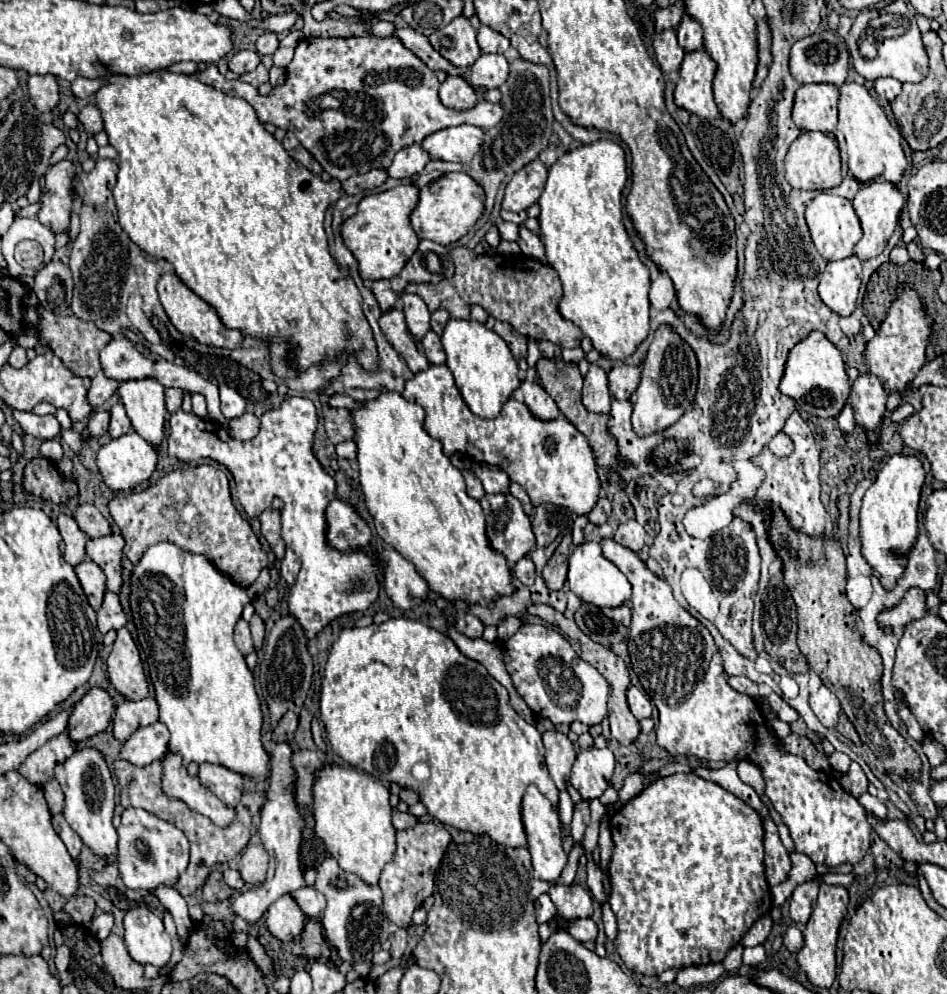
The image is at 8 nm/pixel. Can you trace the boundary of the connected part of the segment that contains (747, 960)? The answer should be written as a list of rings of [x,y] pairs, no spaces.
[[[754,946],[754,948],[744,948],[744,964],[746,966],[758,966],[766,958],[764,946]]]

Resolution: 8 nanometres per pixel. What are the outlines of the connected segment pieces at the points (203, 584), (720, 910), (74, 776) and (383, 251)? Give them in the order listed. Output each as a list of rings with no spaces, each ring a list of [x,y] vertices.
[[[156,542],[152,544],[144,556],[134,564],[132,568],[132,574],[130,574],[130,596],[128,596],[128,602],[130,602],[130,610],[132,610],[132,618],[134,618],[134,626],[138,630],[138,642],[146,654],[146,662],[148,662],[148,668],[150,668],[150,678],[152,678],[152,684],[154,684],[154,692],[156,692],[156,702],[158,702],[158,708],[160,708],[160,722],[166,724],[166,728],[170,730],[170,744],[168,748],[170,750],[176,750],[182,754],[184,758],[184,764],[188,766],[190,762],[210,762],[210,764],[220,764],[220,766],[226,766],[234,772],[240,772],[244,776],[254,776],[256,780],[264,780],[266,778],[266,772],[268,772],[268,764],[270,764],[270,756],[268,752],[264,750],[262,742],[260,742],[260,732],[262,732],[262,710],[260,710],[260,700],[256,696],[256,690],[254,690],[254,678],[252,678],[252,672],[250,668],[246,666],[244,662],[244,656],[242,652],[236,648],[234,644],[234,638],[232,638],[232,632],[234,632],[234,626],[242,614],[242,608],[250,602],[248,594],[244,588],[236,586],[232,580],[228,580],[228,576],[224,576],[220,570],[216,570],[210,560],[202,554],[192,554],[188,550],[182,550],[180,546],[176,546],[174,542]]]
[[[672,774],[660,780],[654,780],[648,788],[644,788],[634,800],[624,804],[614,816],[610,816],[610,830],[612,830],[612,840],[614,840],[614,854],[612,862],[608,868],[610,884],[612,884],[612,894],[610,894],[610,906],[616,914],[618,920],[618,936],[614,940],[614,946],[626,964],[628,970],[646,974],[646,976],[660,976],[668,968],[680,968],[680,966],[700,966],[708,962],[722,962],[726,952],[736,946],[742,936],[748,932],[748,928],[764,914],[772,910],[772,896],[770,896],[770,886],[764,876],[764,848],[762,848],[762,838],[764,838],[764,828],[762,828],[762,818],[760,814],[750,808],[744,800],[736,798],[722,786],[702,780],[696,774]]]
[[[84,748],[80,752],[74,752],[64,764],[58,764],[54,768],[56,780],[60,782],[64,794],[66,794],[66,806],[64,806],[64,818],[70,824],[70,828],[82,838],[84,846],[90,848],[92,854],[104,858],[106,864],[118,862],[118,834],[112,826],[114,818],[114,784],[112,776],[108,772],[108,766],[104,762],[104,756],[94,748]]]
[[[402,184],[392,190],[362,198],[356,216],[344,220],[342,238],[346,248],[358,260],[358,272],[362,278],[382,280],[402,272],[420,244],[416,232],[410,226],[410,214],[418,206],[418,200],[418,188],[414,184]]]

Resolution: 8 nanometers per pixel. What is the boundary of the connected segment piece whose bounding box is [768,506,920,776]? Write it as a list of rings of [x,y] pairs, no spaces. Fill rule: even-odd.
[[[778,506],[768,508],[768,540],[776,552],[776,558],[782,562],[784,570],[784,584],[788,586],[798,612],[798,648],[806,656],[808,666],[820,676],[824,686],[828,686],[840,700],[842,712],[850,718],[856,732],[860,734],[862,742],[872,748],[878,756],[878,760],[884,764],[884,768],[892,774],[910,776],[920,772],[920,758],[918,754],[908,746],[908,742],[892,728],[888,722],[884,708],[882,708],[882,692],[880,692],[880,654],[870,648],[862,634],[858,632],[858,612],[848,602],[844,586],[846,586],[846,556],[842,552],[842,546],[836,538],[826,536],[806,536],[800,530],[792,528],[790,520]]]

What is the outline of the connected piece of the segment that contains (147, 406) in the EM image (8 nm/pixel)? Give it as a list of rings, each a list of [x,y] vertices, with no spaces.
[[[154,378],[124,380],[120,382],[118,394],[134,430],[154,448],[158,448],[166,422],[164,386]]]

